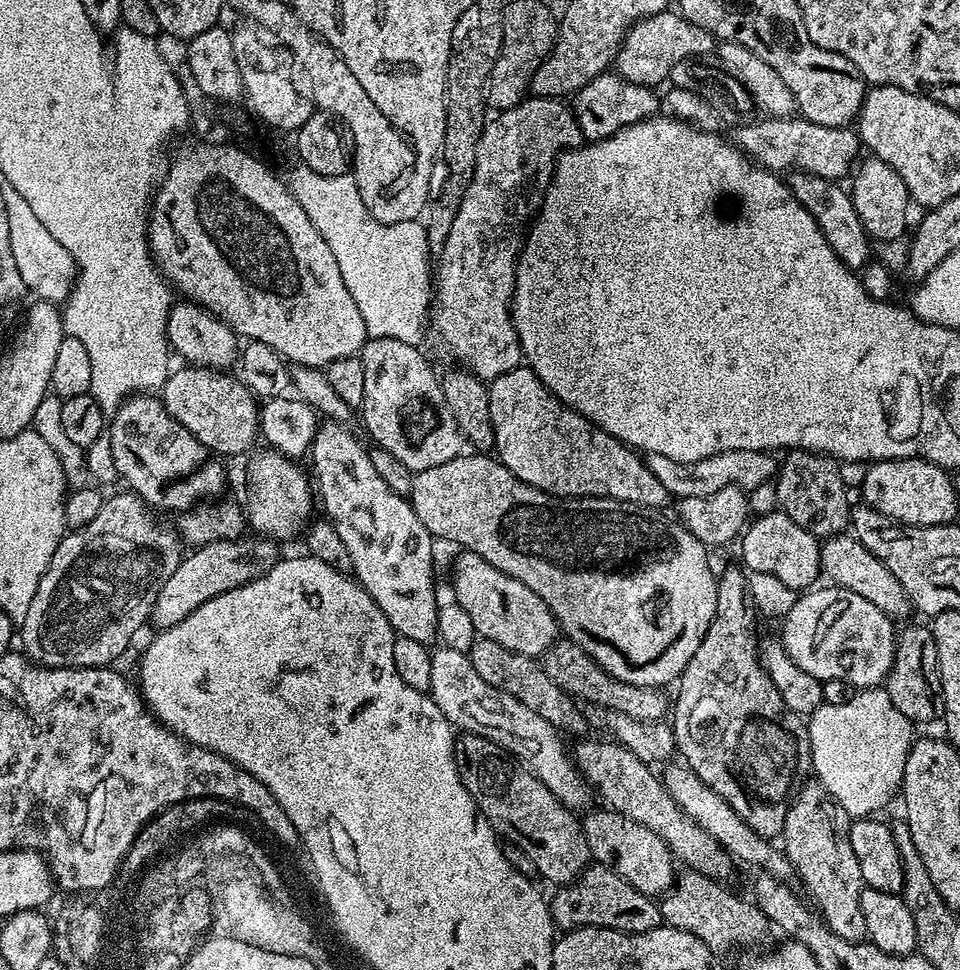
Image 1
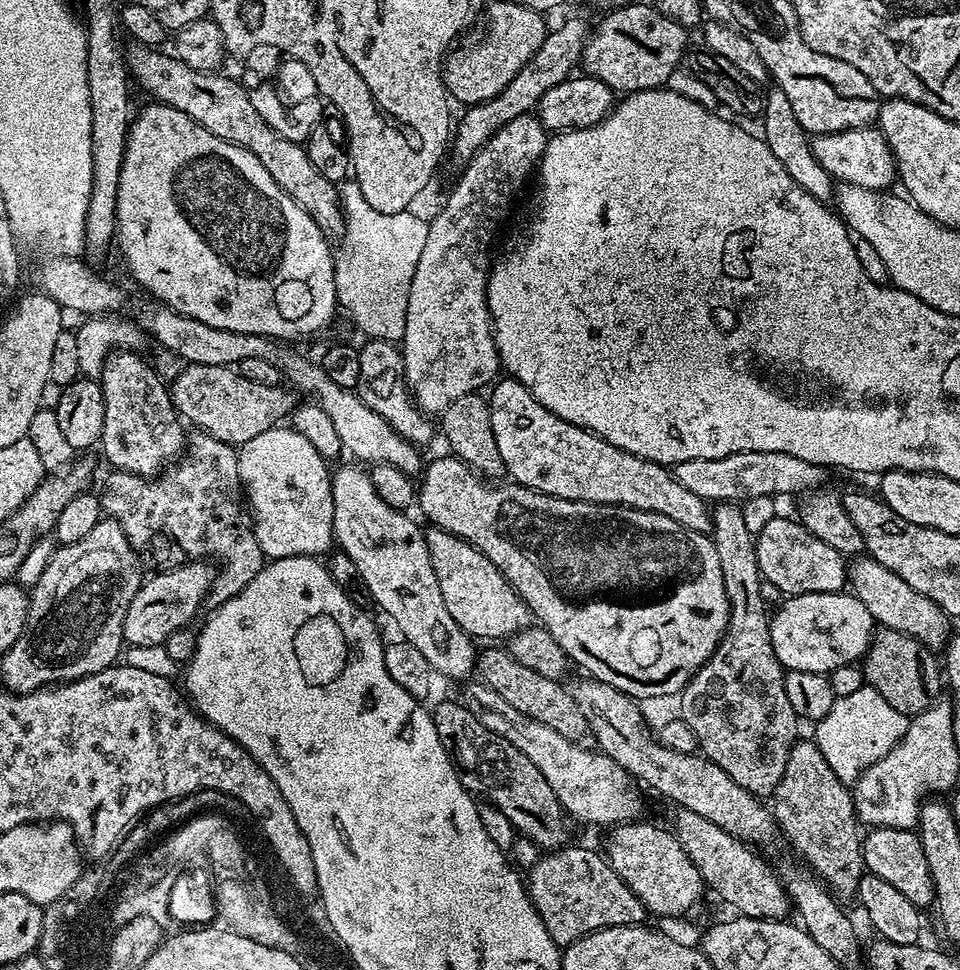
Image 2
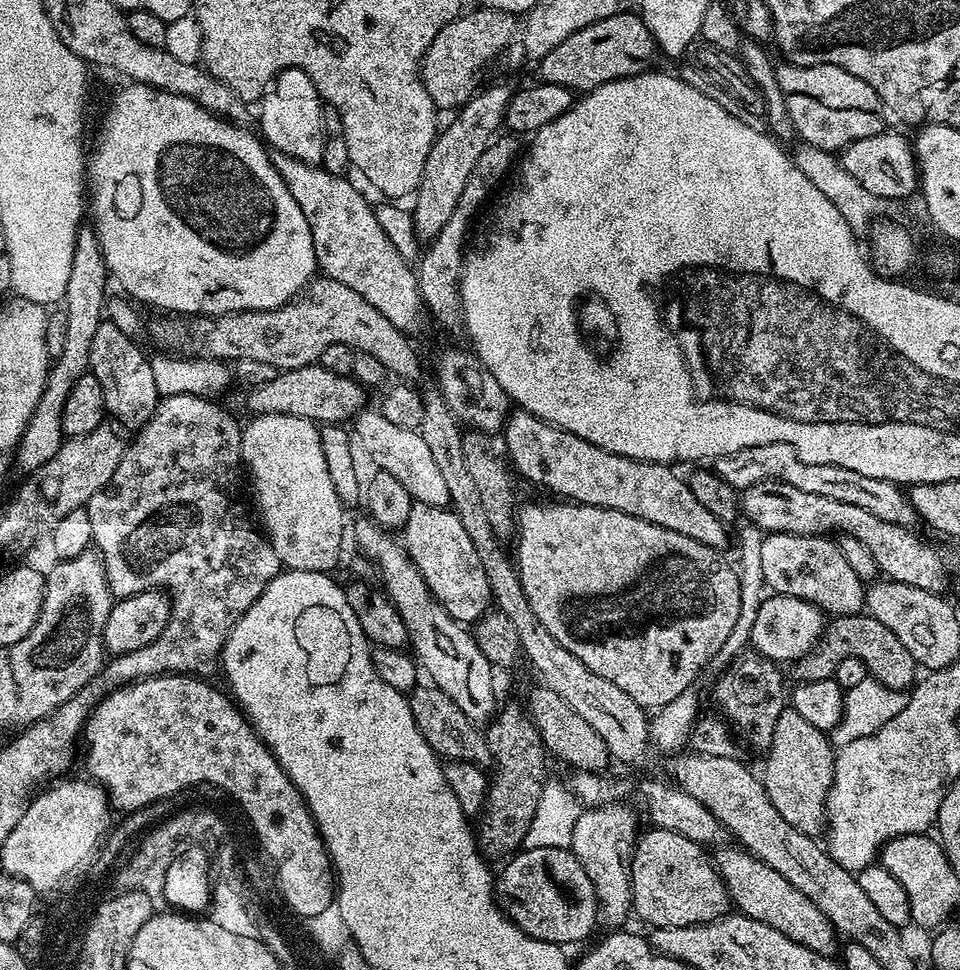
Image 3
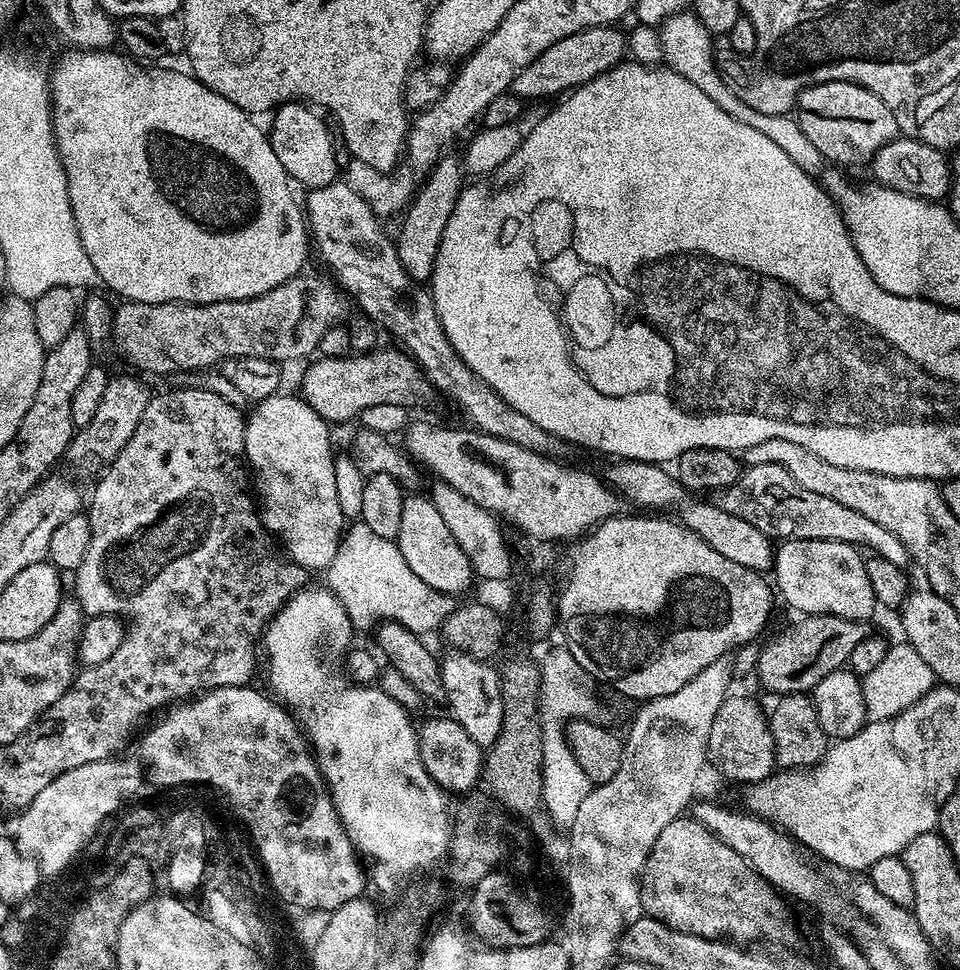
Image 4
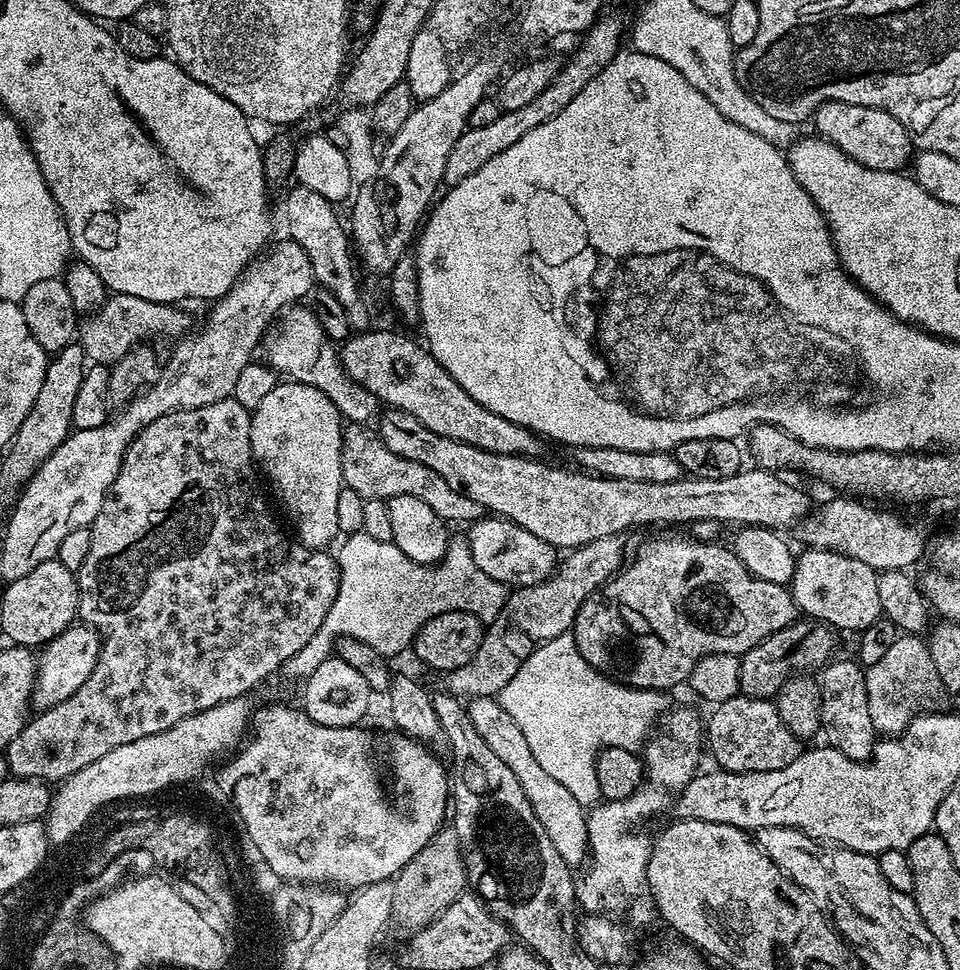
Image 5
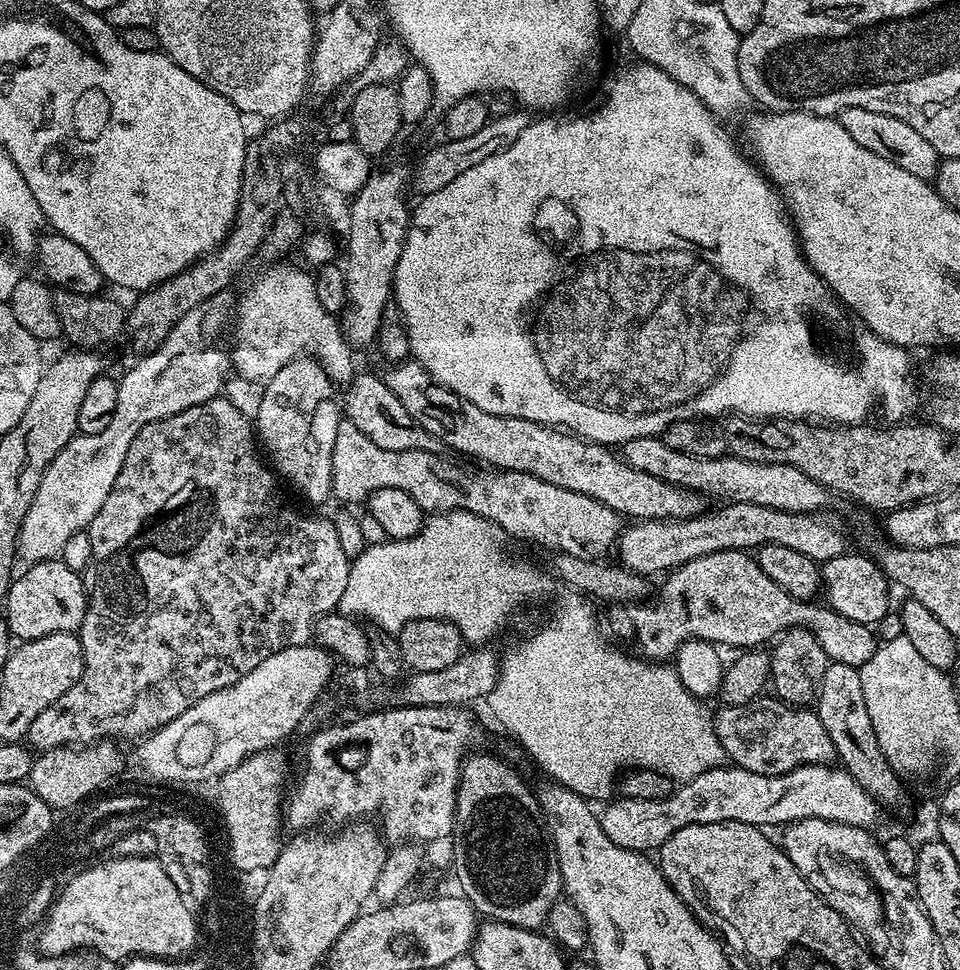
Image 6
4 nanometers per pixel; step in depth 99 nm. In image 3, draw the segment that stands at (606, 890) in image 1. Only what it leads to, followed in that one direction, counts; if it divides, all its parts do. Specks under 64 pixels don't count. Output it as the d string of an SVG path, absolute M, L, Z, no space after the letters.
M524 848L517 851L515 855L507 861L508 864L494 880L494 887L496 890L496 899L501 908L504 909L506 915L520 927L526 934L530 934L530 938L538 938L542 942L550 942L551 944L559 944L561 946L569 946L568 944L576 944L579 940L584 940L596 928L596 920L600 916L600 902L596 898L596 891L594 890L594 882L590 882L590 878L586 874L586 870L582 866L582 862L567 848Z

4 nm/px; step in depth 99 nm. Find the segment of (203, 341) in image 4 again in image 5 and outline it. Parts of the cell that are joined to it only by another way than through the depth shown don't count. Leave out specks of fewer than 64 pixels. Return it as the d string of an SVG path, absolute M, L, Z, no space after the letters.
M115 293L97 312L87 313L78 324L78 342L85 357L94 364L114 365L141 342L152 342L155 336L180 338L193 327L192 320L175 304L146 302L134 294Z

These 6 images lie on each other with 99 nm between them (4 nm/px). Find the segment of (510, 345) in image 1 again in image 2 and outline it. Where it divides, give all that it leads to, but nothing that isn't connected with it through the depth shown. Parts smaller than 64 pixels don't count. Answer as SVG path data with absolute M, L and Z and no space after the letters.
M525 114L515 116L510 122L506 122L504 126L499 128L493 136L484 143L478 150L478 154L474 154L474 158L469 164L463 165L460 181L452 188L452 193L448 196L448 201L444 204L444 209L428 220L428 237L426 238L426 246L422 249L422 258L418 258L418 270L414 270L414 278L410 282L410 290L408 291L408 301L406 302L406 330L404 331L404 339L402 347L404 347L404 360L402 359L402 379L407 384L407 389L412 394L412 399L424 414L443 414L446 406L450 406L450 402L454 402L454 398L462 398L471 392L479 393L481 390L487 389L501 375L502 365L500 355L496 349L496 334L492 323L492 315L488 309L488 273L490 271L490 259L488 260L488 243L492 240L492 231L495 230L496 224L500 224L508 216L508 211L512 208L512 199L516 196L516 191L523 186L528 180L528 175L537 171L542 154L548 145L549 133L536 119L535 115Z

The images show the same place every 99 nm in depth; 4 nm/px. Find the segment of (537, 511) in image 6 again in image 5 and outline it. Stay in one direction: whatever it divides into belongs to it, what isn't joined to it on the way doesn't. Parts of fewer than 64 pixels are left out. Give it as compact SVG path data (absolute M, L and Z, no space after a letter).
M349 423L344 428L344 441L342 442L342 478L343 487L354 490L364 500L383 500L385 502L398 494L410 494L414 498L426 502L434 514L438 514L441 520L468 520L475 522L485 515L486 509L474 498L466 498L458 490L454 490L447 484L442 474L434 474L430 466L422 466L422 462L410 462L410 458L402 458L394 454L380 441L375 431L363 424Z

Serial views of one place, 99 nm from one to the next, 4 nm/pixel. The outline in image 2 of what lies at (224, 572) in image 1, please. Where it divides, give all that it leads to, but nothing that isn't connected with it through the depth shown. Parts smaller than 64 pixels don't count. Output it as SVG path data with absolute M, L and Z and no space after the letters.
M207 559L190 560L176 568L165 568L157 571L141 583L138 594L134 594L134 602L126 610L124 622L125 645L133 644L136 648L156 648L170 638L170 634L187 629L188 624L196 616L196 611L208 599L212 590L212 582L216 578L217 569Z

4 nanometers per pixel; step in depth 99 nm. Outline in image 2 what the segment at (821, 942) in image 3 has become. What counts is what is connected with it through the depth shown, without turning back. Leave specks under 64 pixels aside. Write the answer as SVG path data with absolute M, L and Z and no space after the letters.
M677 807L676 811L676 828L674 827L674 835L676 841L682 846L682 850L686 850L686 854L690 858L690 862L698 868L698 874L704 879L705 885L709 889L712 888L733 908L733 913L741 916L748 916L752 920L775 920L777 918L787 917L790 912L790 901L788 891L785 890L783 882L780 881L779 875L754 852L749 845L743 840L739 840L736 836L726 834L726 830L722 830L718 826L714 826L714 822L710 822L710 818L702 818L702 814L694 814L694 810L686 810Z

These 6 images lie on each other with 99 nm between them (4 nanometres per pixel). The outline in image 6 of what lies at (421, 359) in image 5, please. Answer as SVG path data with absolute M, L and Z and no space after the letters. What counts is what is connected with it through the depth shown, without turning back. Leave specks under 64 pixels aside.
M409 358L399 364L393 364L383 373L382 379L388 383L390 390L398 394L398 402L410 410L410 418L422 426L434 438L438 438L445 449L453 448L472 460L481 460L481 465L492 470L505 472L521 472L522 474L534 474L534 478L542 478L542 482L550 482L550 486L562 486L562 490L574 490L578 494L586 494L598 502L605 504L610 510L614 510L622 518L631 518L633 521L642 520L691 520L694 516L701 515L701 497L694 492L688 492L685 488L675 488L658 478L650 478L650 474L642 474L640 470L634 470L619 455L616 456L611 447L603 444L594 444L591 440L583 440L567 430L553 428L547 424L530 422L526 418L510 418L498 414L486 414L486 410L478 410L474 402L454 394L450 389L443 388L435 383L428 372L414 358Z

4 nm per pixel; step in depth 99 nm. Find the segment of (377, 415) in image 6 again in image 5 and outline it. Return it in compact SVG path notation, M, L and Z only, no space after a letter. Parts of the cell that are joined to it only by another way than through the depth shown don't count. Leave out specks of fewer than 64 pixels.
M388 408L387 410L381 411L378 416L378 425L380 424L380 428L378 427L378 435L380 437L380 441L383 442L386 447L390 450L394 450L394 454L398 454L402 458L410 458L410 462L422 462L422 466L430 466L430 470L434 470L434 474L442 474L442 478L446 478L446 482L450 487L454 490L458 490L462 494L466 494L466 498L474 498L474 502L478 502L483 505L486 510L489 510L491 513L494 513L497 517L503 518L505 520L513 520L518 526L522 526L526 530L530 530L530 534L535 534L536 537L542 538L542 542L546 542L550 546L554 546L557 550L571 550L573 548L581 548L586 542L594 542L594 538L606 538L610 534L624 534L629 530L627 528L638 528L642 524L688 524L688 526L694 526L698 522L706 522L707 520L714 520L721 525L727 526L728 523L732 523L732 526L753 526L753 527L765 527L771 528L773 530L783 528L782 526L789 524L789 526L795 525L797 522L804 519L805 516L809 515L810 508L808 508L808 496L803 492L800 488L795 488L794 485L791 484L788 480L783 480L783 475L777 474L775 471L762 468L759 466L751 466L752 468L745 467L738 474L734 474L730 478L702 478L701 476L690 476L687 474L681 475L680 479L675 480L674 482L626 482L625 480L611 480L610 478L606 478L605 476L594 476L589 474L584 470L577 470L575 467L572 468L551 468L548 464L543 464L543 459L533 458L530 456L511 456L510 454L494 454L493 452L487 452L486 450L478 450L478 446L466 446L466 442L454 442L450 438L442 438L442 434L434 434L434 430L430 430L426 426L422 426L422 422L418 422L418 418L414 418L414 414L406 414L400 408Z

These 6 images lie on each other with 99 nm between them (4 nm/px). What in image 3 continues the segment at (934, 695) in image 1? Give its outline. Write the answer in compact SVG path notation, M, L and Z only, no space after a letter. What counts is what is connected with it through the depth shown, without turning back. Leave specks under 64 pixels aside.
M867 614L835 617L825 627L815 648L795 661L791 668L793 674L797 676L795 678L797 681L818 682L835 677L838 662L842 662L842 658L851 656L862 658L862 662L866 662L869 677L882 682L882 686L887 688L908 690L915 685L918 679L918 665L916 659L910 654L910 650L906 650L906 646L898 642L894 630L882 626L878 618Z

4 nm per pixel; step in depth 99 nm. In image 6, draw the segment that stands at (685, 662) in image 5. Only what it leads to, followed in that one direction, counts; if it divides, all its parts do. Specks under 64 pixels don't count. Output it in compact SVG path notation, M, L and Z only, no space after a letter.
M727 548L699 556L671 569L663 580L660 604L629 602L613 607L608 616L613 634L620 640L629 640L640 651L637 653L649 662L664 662L675 657L687 640L717 646L725 644L735 650L756 650L790 628L810 630L833 664L860 669L874 658L878 647L878 637L869 625L850 622L850 618L842 618L842 614L830 607L815 608L815 603L786 594L774 578L765 574L759 559L744 550Z

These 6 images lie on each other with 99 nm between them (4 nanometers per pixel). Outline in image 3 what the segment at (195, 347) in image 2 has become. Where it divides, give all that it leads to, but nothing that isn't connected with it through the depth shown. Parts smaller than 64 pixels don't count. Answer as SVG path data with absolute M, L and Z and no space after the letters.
M365 410L355 417L356 432L354 428L354 436L358 441L358 448L361 453L365 452L370 459L376 463L375 467L379 471L391 474L393 478L398 478L398 482L402 482L403 488L412 495L413 501L418 504L429 504L430 506L438 506L439 508L449 507L450 501L448 491L446 490L446 482L442 479L442 473L438 471L438 466L434 463L434 457L430 455L430 450L426 447L426 438L422 438L422 434L418 430L406 430L402 426L389 422L379 410Z

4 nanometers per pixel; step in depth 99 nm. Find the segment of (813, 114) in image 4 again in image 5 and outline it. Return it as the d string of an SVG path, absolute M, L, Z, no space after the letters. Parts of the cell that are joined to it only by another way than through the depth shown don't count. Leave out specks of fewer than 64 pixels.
M835 100L816 109L815 120L815 131L823 139L841 148L847 156L854 158L862 166L870 166L870 170L898 172L907 169L907 164L909 167L913 159L912 137L904 129L902 122L898 122L898 118L894 118L886 110Z

